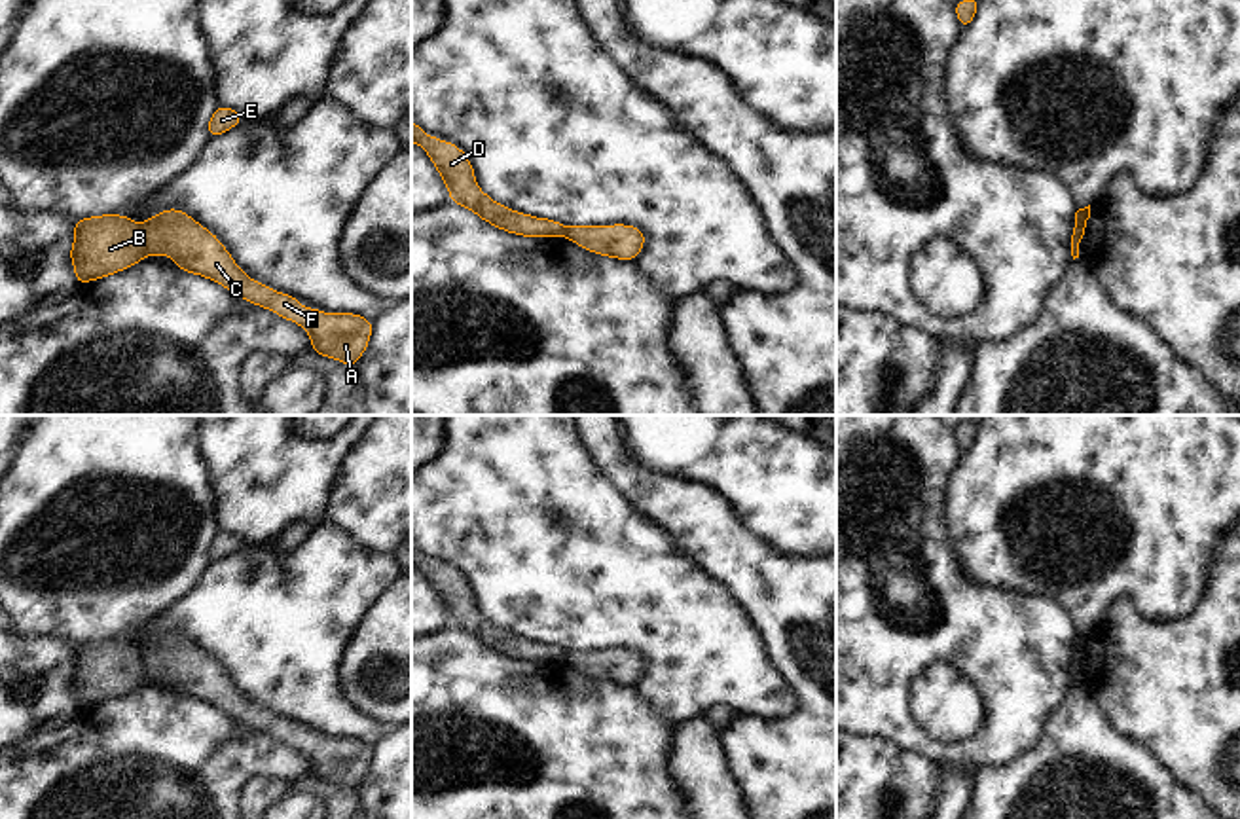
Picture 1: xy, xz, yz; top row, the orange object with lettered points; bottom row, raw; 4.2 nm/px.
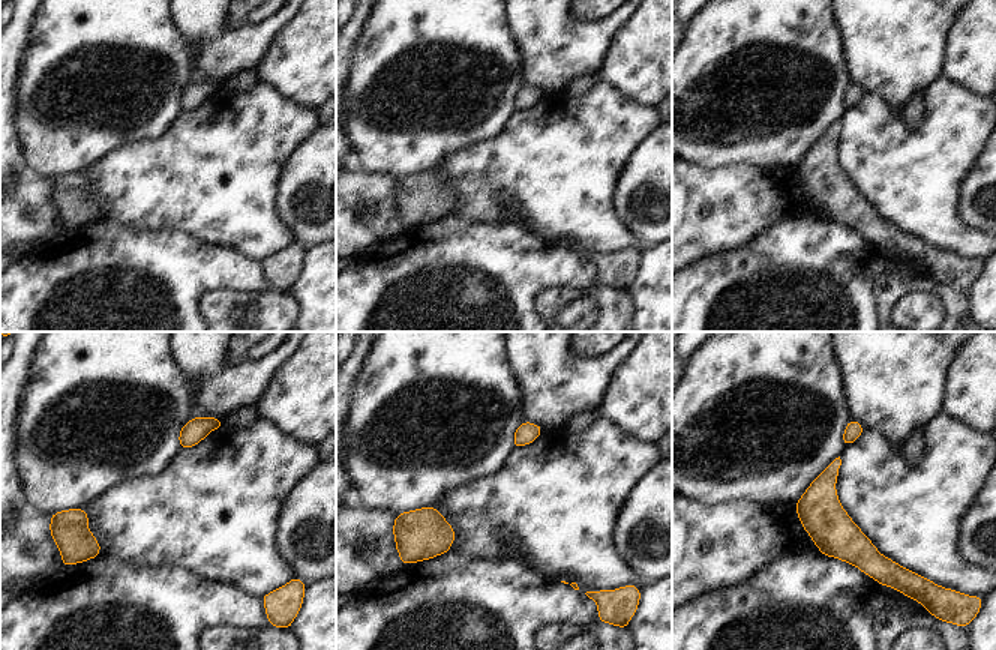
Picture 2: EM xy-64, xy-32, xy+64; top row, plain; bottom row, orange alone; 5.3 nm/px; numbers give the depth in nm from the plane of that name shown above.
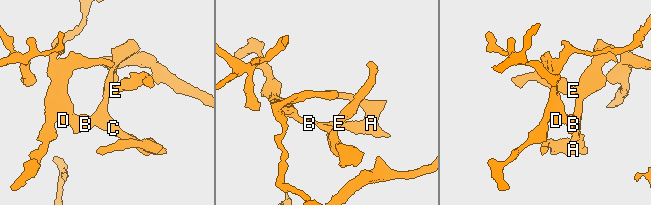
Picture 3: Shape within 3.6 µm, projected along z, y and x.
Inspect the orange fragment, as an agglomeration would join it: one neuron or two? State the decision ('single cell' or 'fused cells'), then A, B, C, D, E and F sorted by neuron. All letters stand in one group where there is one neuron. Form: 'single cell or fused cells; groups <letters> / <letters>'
fused cells; groups A C E F / B D

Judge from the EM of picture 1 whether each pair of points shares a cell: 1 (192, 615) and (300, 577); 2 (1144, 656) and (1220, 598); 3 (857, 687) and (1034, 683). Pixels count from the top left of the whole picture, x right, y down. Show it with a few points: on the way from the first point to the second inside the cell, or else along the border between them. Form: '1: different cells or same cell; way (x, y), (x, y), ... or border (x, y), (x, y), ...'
1: same cell; way (218, 615), (264, 613), (273, 603)
2: same cell; way (1165, 656), (1206, 618)
3: same cell; way (901, 647), (990, 647)

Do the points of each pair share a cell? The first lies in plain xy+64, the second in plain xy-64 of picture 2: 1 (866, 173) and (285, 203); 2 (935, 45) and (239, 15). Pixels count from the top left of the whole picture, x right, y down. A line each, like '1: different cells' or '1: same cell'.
1: different cells
2: different cells

